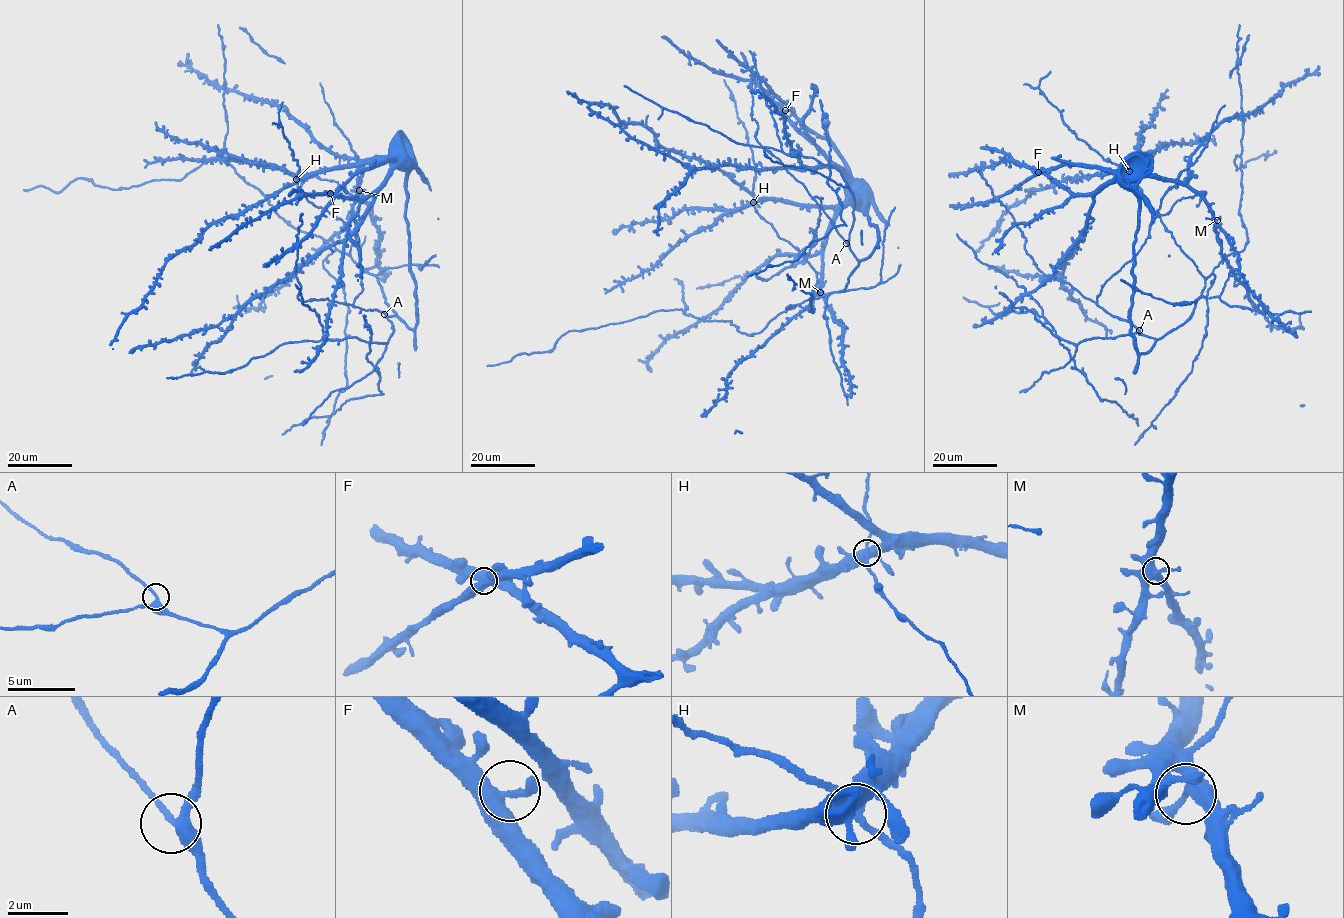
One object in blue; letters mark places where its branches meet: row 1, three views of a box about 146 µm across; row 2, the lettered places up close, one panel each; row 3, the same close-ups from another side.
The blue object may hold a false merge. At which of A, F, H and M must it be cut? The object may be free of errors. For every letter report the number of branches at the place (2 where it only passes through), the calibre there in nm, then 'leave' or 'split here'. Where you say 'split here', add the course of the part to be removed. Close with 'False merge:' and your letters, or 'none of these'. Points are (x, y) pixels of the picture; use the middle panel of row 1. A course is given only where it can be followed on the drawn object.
A: 3 branches meet; 260 nm thick; leave
F: 3 branches meet; 380 nm thick; leave
H: 3 branches meet; 320 nm thick; leave
M: 3 branches meet; 320 nm thick; leave
False merge: none of these

